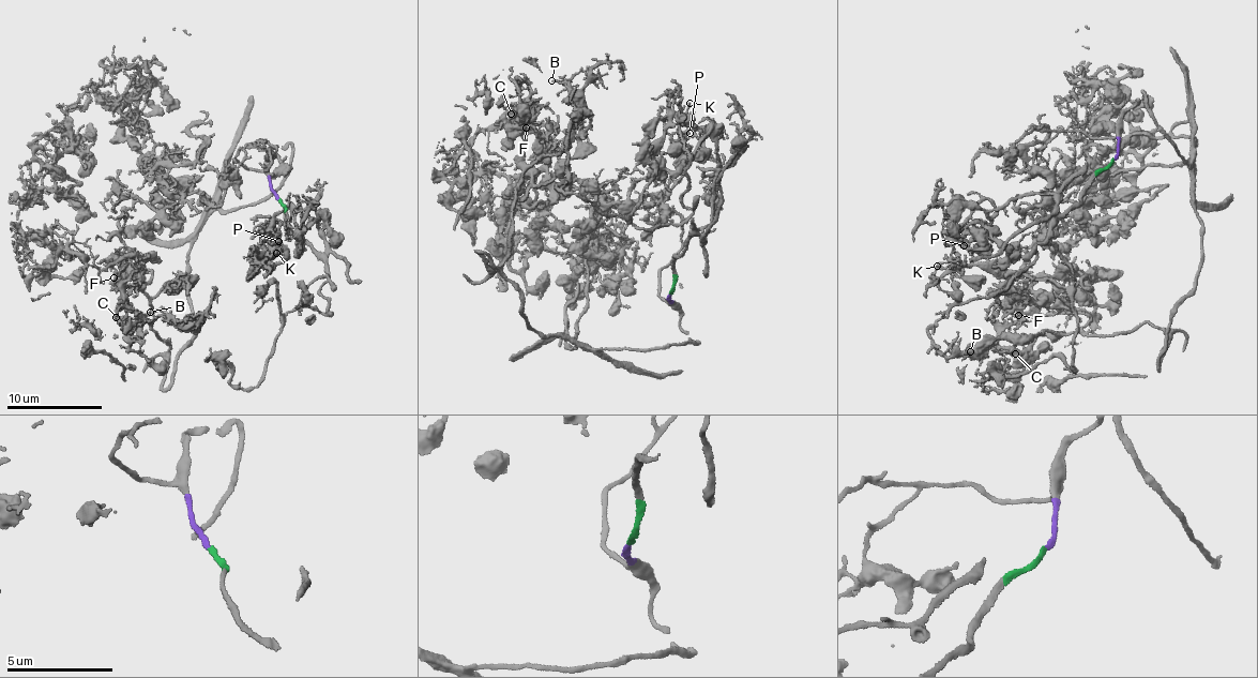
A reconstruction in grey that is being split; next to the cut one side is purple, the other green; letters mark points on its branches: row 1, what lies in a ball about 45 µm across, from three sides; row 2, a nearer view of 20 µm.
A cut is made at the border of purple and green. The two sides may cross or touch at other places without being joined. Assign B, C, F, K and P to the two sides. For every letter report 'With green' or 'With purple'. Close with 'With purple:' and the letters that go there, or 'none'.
B: With purple
C: With purple
F: With purple
K: With green
P: With green
With purple: B, C, F

